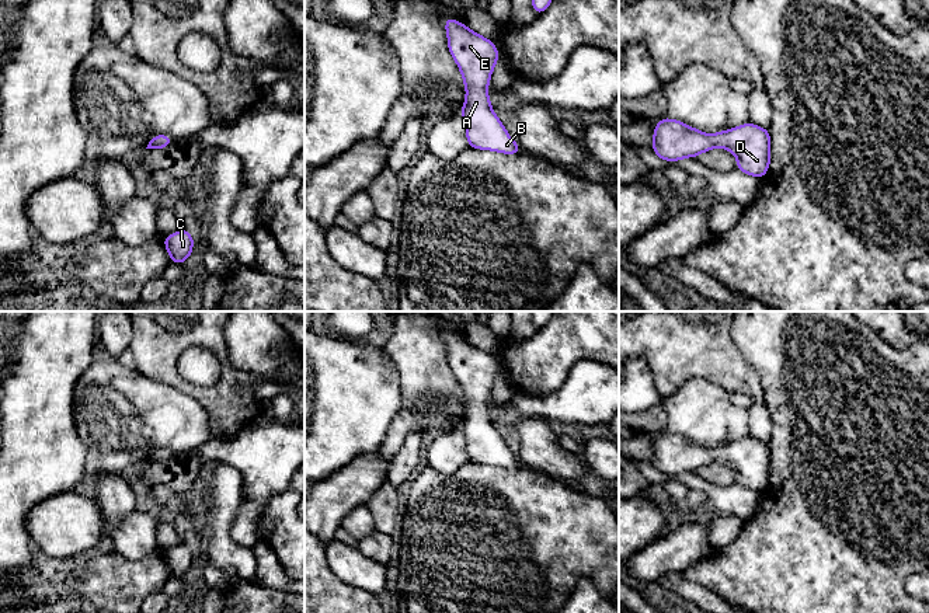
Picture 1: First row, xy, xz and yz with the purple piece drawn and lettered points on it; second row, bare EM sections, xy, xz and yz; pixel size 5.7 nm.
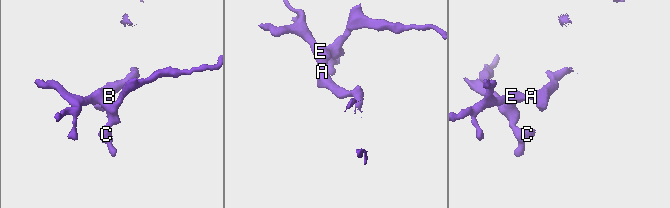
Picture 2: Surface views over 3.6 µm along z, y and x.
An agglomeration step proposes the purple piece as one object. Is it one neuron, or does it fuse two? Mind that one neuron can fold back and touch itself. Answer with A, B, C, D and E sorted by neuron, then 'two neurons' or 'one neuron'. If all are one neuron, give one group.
A B C D E | one neuron

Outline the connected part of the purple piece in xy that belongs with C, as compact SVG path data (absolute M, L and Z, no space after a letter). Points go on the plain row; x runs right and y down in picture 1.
M185 543L170 548L163 553L163 555L171 577L184 578L184 575L192 568L194 553Z

